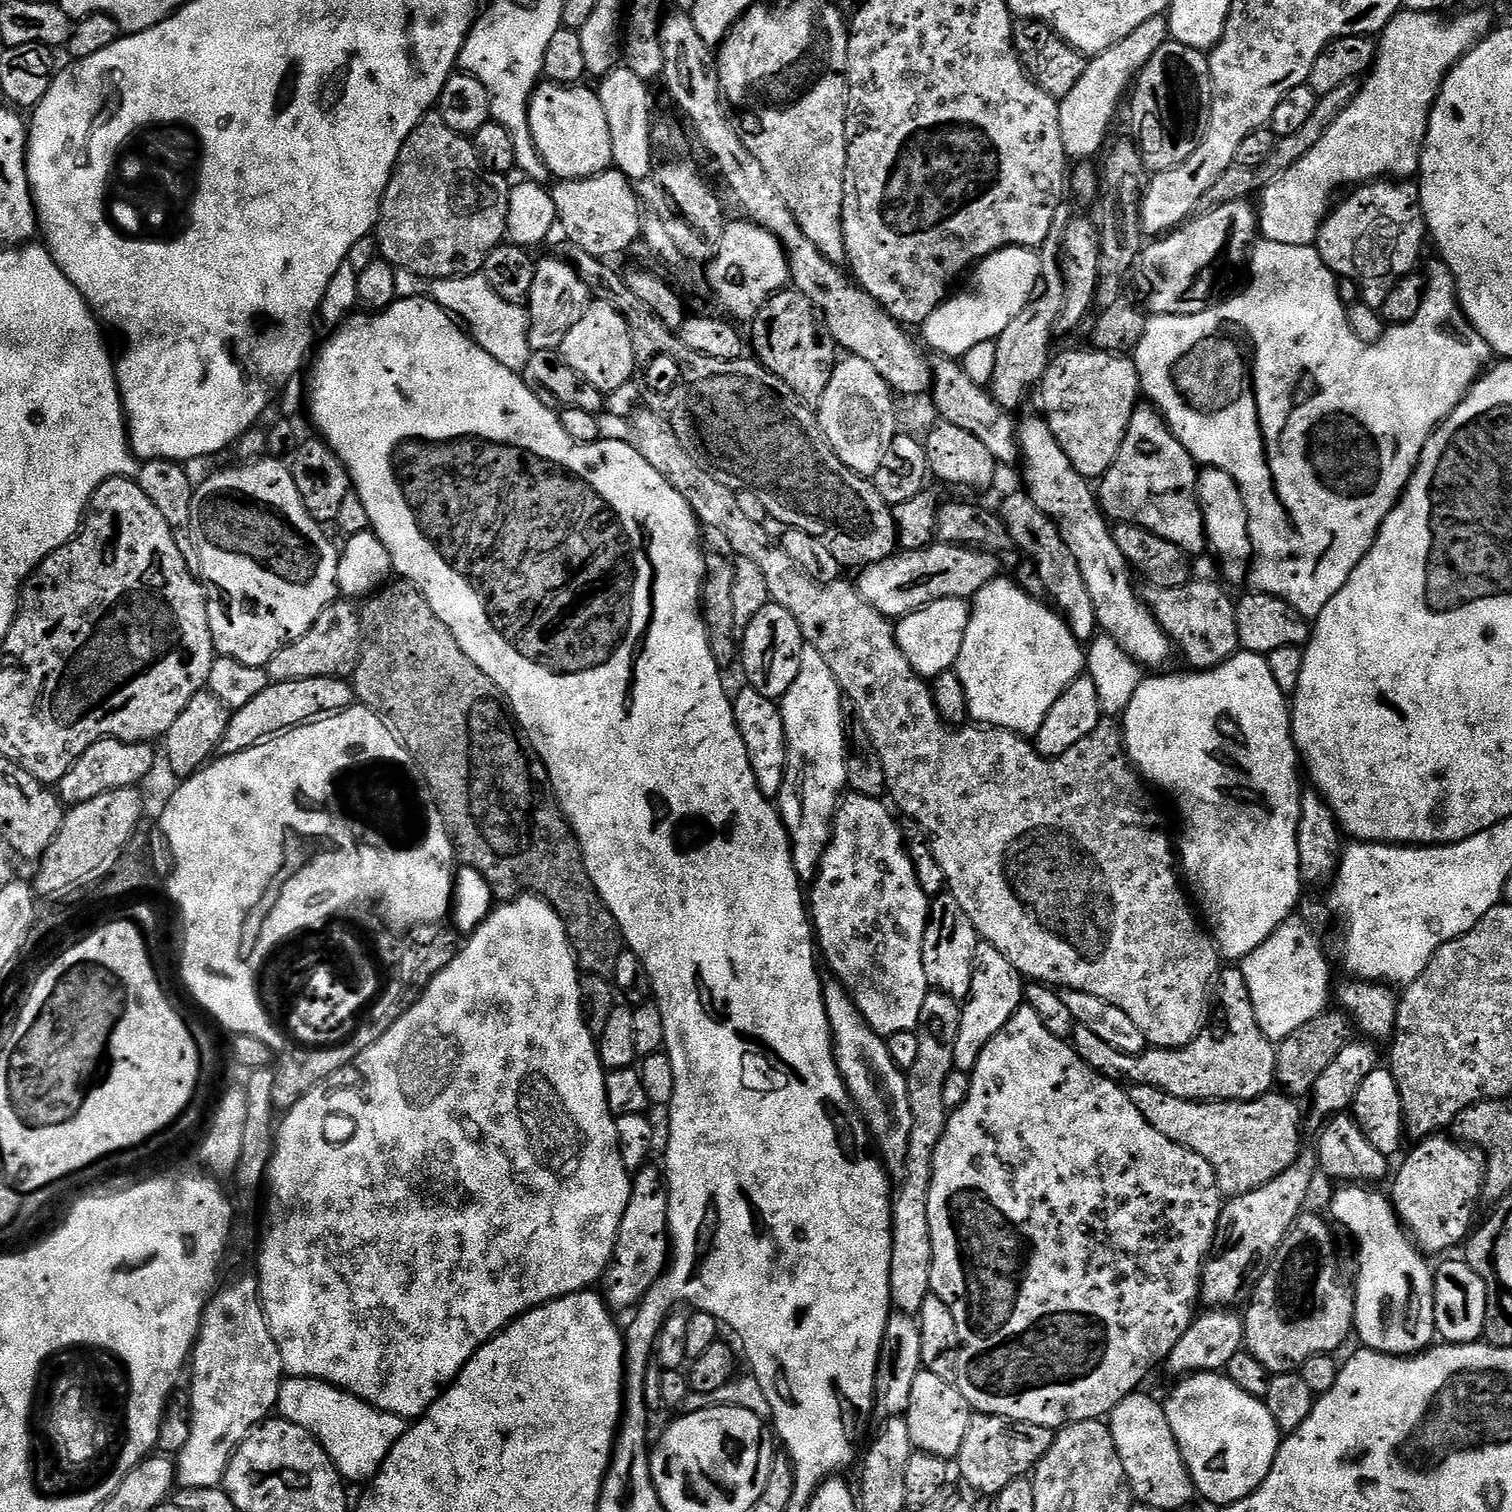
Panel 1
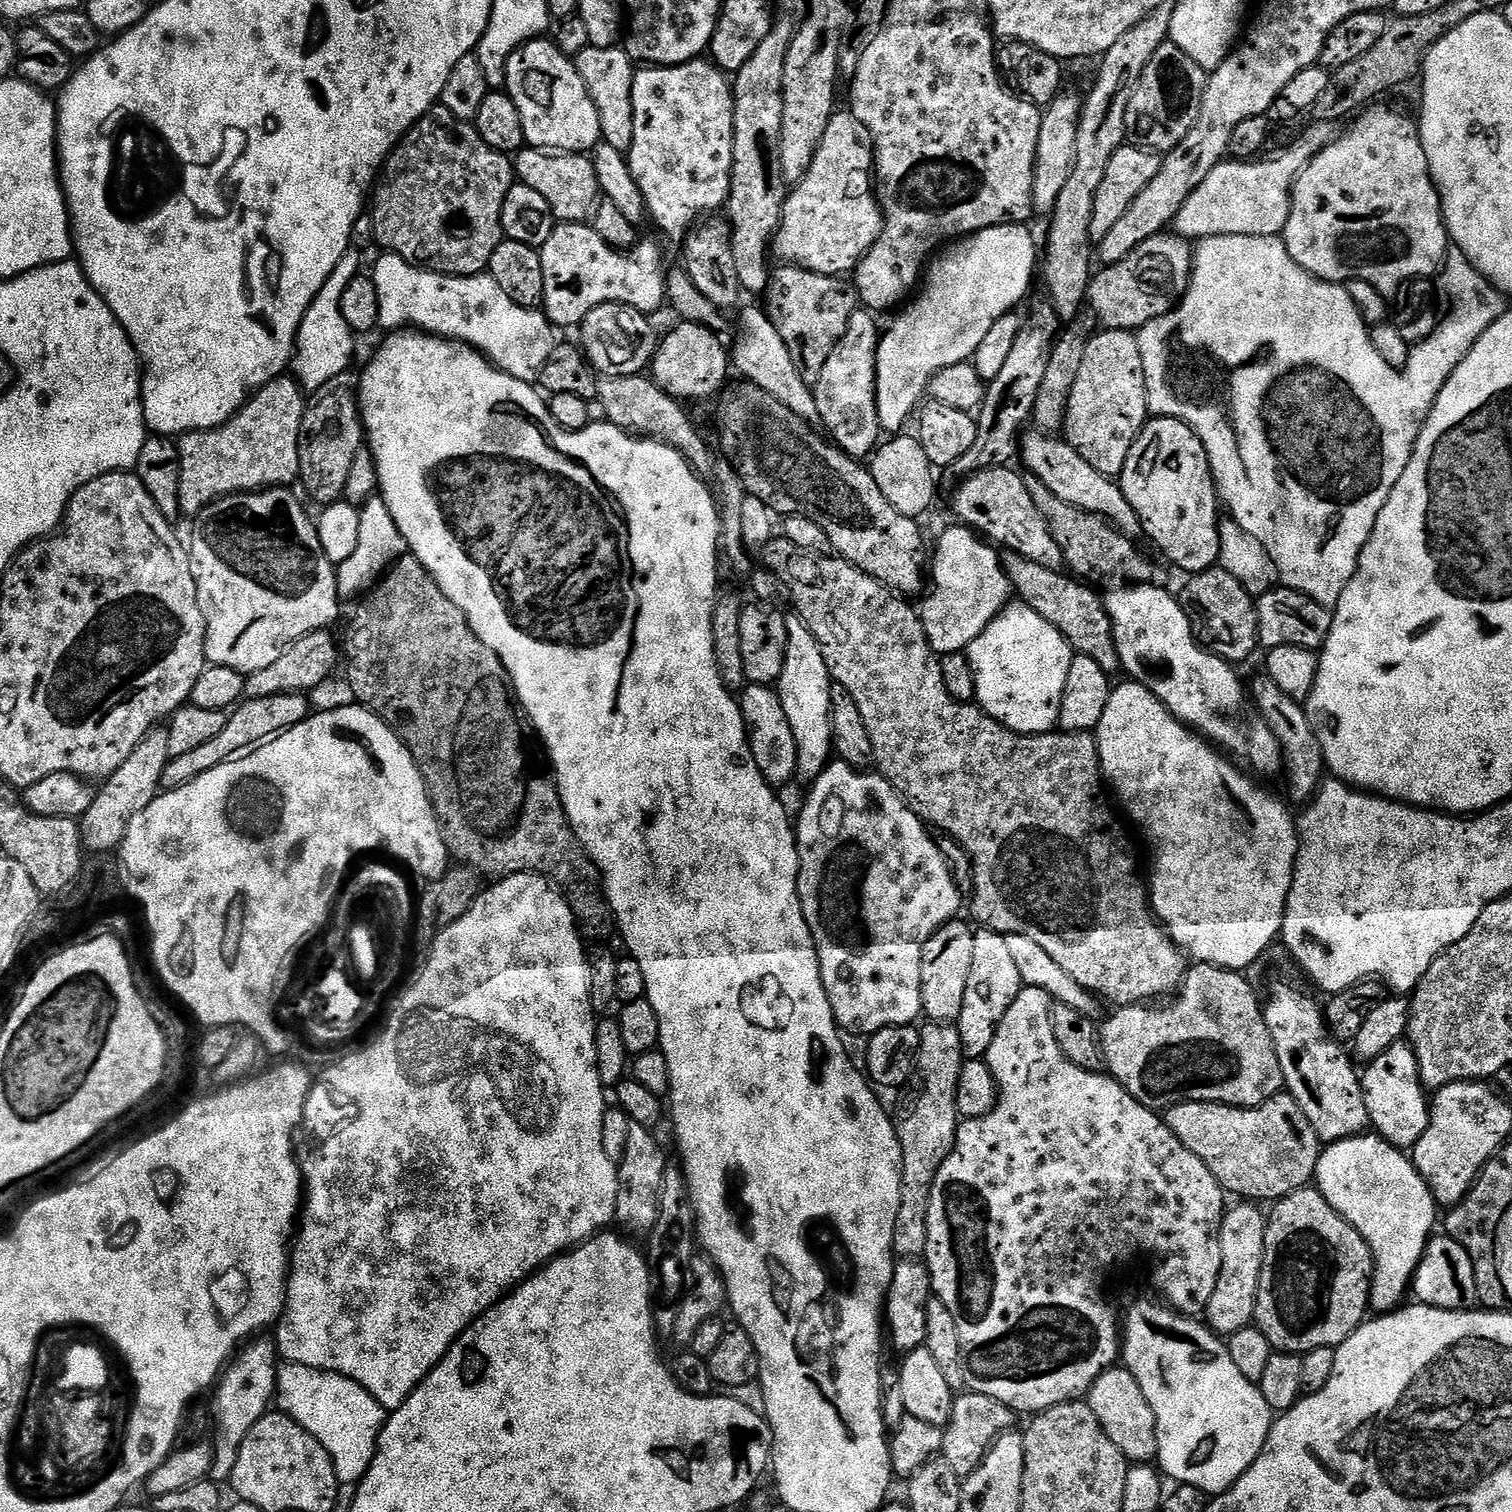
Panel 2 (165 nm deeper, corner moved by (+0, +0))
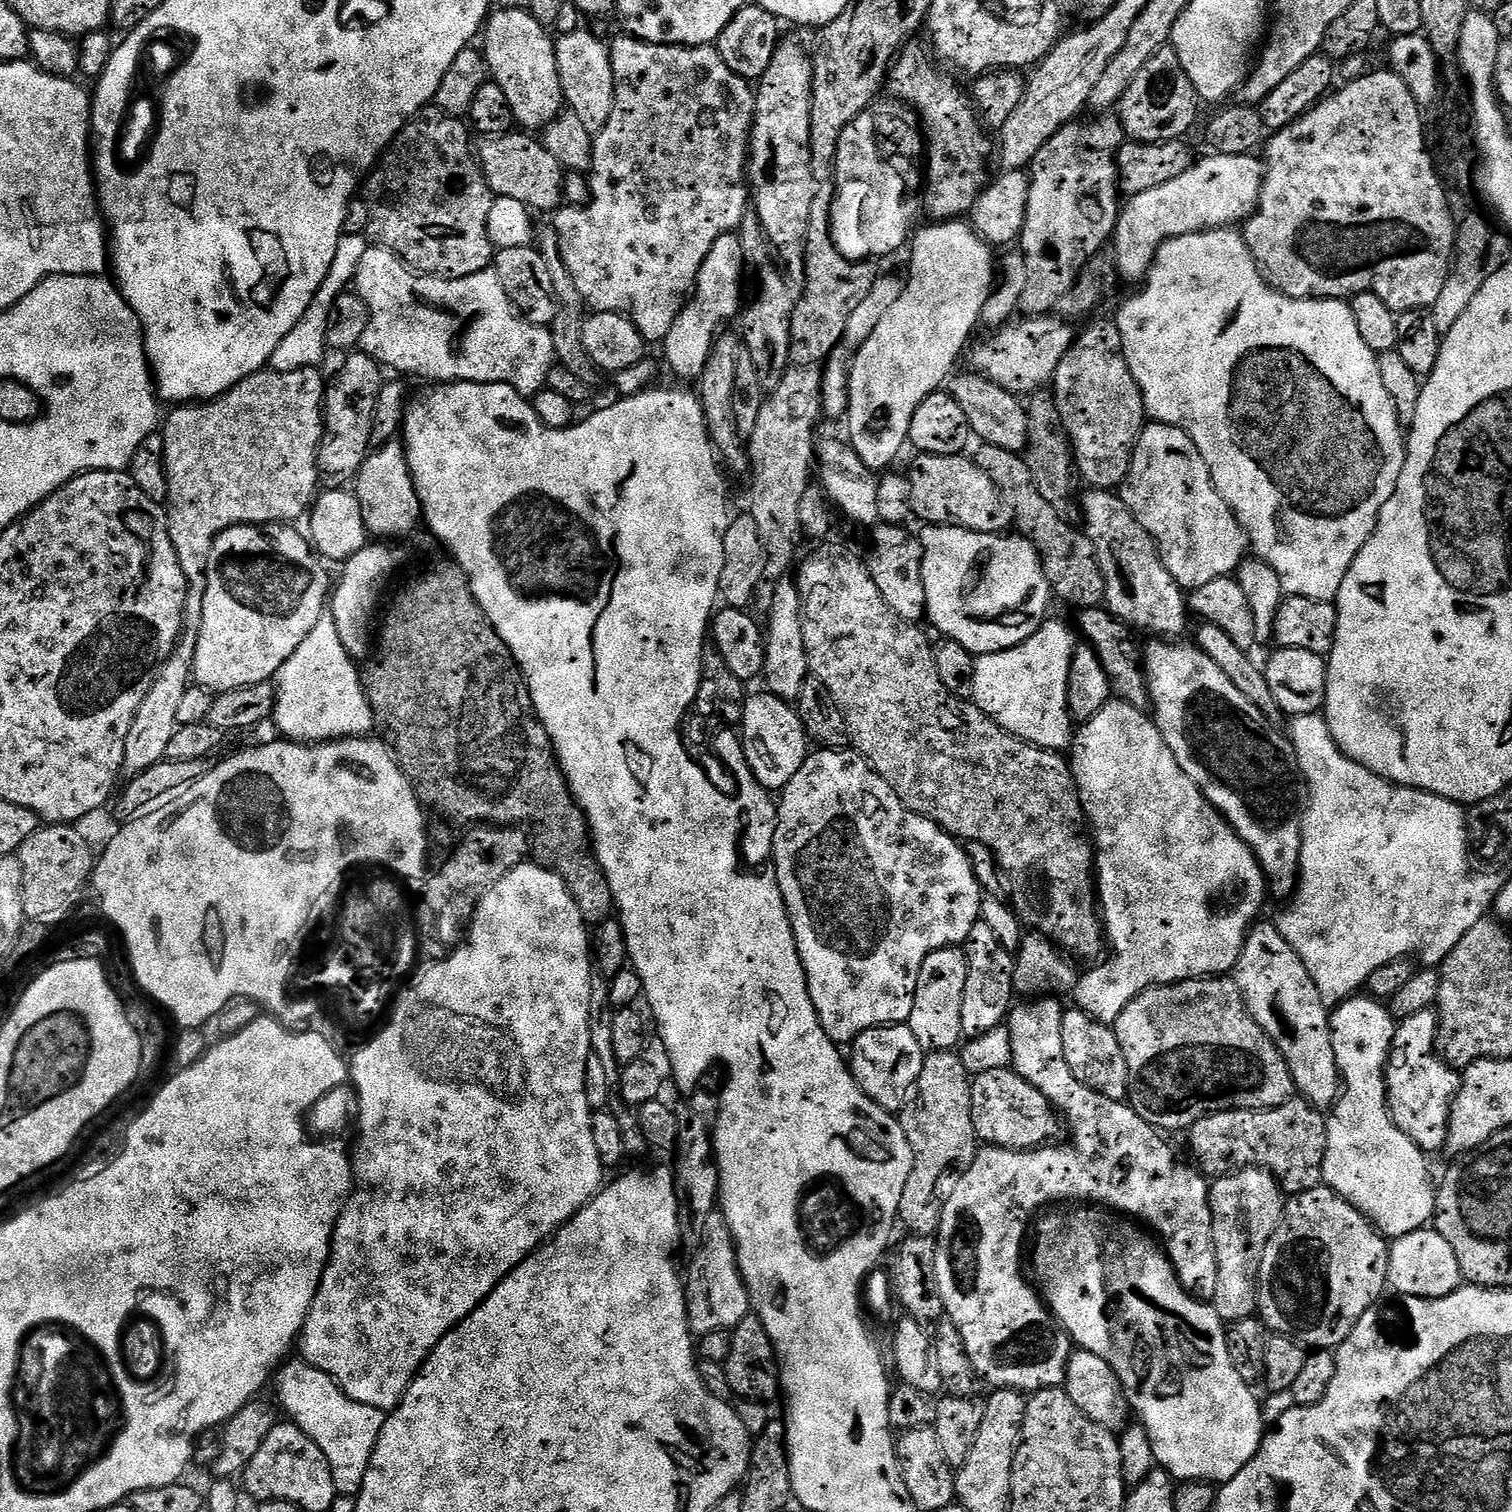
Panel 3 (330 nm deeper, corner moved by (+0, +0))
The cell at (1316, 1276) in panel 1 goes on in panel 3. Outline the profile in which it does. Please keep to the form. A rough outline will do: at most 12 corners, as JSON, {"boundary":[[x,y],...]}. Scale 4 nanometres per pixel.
{"boundary":[[1332,1188],[1284,1205],[1256,1303],[1335,1350],[1388,1288],[1389,1241]]}

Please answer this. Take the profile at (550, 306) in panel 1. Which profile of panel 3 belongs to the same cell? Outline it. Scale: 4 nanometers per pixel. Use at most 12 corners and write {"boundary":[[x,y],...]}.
{"boundary":[[712,46],[610,47],[583,303],[670,334],[749,211],[754,88]]}

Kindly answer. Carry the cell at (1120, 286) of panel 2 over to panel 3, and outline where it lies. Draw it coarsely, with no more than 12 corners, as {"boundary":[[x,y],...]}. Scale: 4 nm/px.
{"boundary":[[1020,318],[971,345],[971,371],[1021,398],[1047,389],[1077,333]]}

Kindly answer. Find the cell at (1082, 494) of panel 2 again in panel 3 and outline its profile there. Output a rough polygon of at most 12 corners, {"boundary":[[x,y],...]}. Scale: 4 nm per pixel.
{"boundary":[[1115,491],[1078,500],[1108,611],[1180,635],[1186,592]]}

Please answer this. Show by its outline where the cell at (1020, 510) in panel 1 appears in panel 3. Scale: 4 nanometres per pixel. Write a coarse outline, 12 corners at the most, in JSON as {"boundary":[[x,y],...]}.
{"boundary":[[967,455],[906,472],[925,525],[1000,532],[1000,491]]}

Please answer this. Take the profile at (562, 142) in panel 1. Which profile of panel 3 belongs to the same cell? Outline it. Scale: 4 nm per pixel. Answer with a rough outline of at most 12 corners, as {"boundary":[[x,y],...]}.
{"boundary":[[525,9],[482,29],[491,79],[516,124],[547,128],[566,108],[553,33]]}

